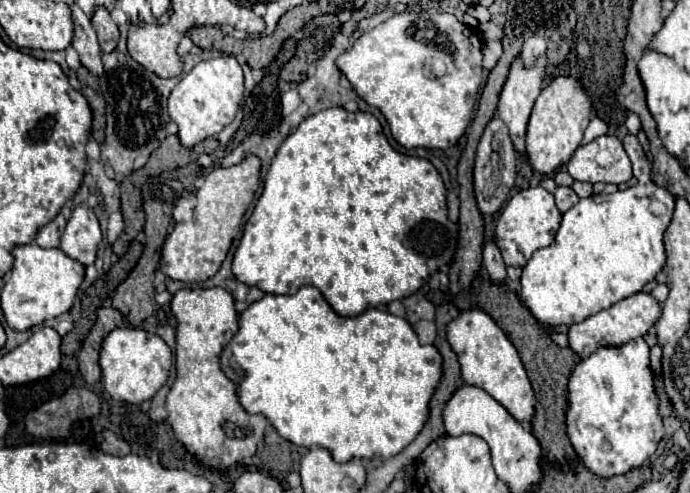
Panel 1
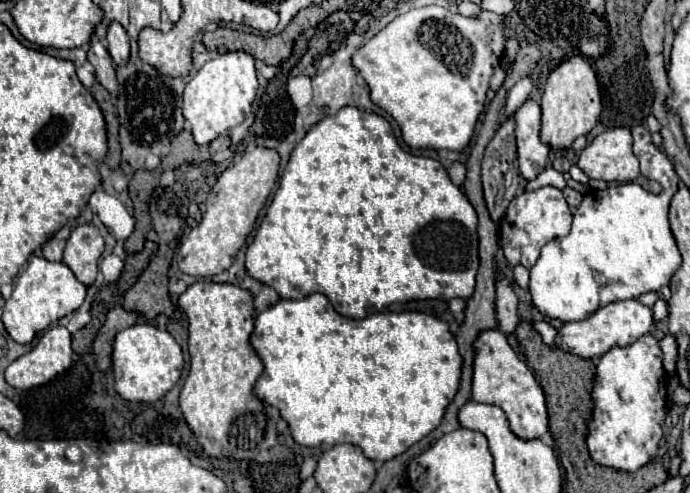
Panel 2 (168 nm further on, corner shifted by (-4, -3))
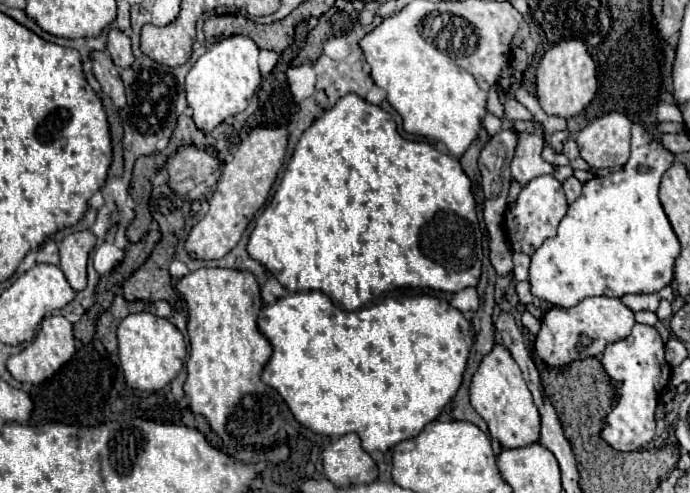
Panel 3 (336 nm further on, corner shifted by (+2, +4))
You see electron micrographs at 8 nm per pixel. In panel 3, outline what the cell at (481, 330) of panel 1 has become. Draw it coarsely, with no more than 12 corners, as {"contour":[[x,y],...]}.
{"contour":[[502,343],[480,361],[470,403],[502,447],[540,437],[540,413]]}

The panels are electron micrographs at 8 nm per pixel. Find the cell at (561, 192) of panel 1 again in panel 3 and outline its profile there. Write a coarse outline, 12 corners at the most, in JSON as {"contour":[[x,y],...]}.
{"contour":[[576,177],[562,183],[568,203],[576,201],[582,193],[582,183]]}

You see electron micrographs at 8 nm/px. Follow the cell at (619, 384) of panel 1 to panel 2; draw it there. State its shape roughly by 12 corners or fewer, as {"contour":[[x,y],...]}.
{"contour":[[652,334],[600,358],[586,440],[598,464],[654,460],[666,418]]}

